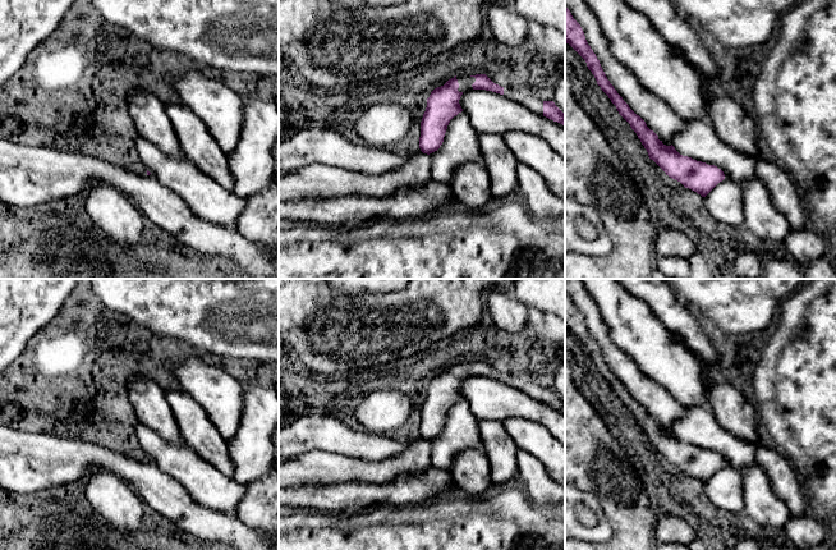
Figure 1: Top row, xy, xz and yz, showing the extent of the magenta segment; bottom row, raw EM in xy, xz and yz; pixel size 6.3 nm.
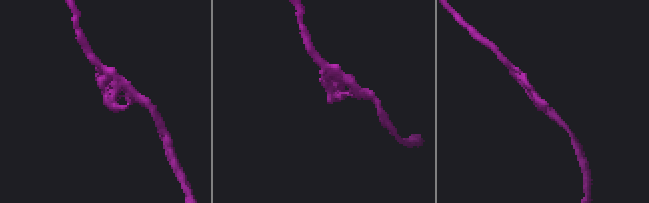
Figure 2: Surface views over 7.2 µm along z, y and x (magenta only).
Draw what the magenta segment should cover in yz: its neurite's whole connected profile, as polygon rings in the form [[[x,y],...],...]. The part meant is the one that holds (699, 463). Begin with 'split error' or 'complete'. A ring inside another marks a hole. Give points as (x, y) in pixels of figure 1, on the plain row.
complete; [[[566,292],[565,330],[569,330],[585,347],[588,356],[597,367],[597,371],[616,393],[619,400],[637,420],[642,431],[647,436],[649,445],[653,446],[666,459],[666,462],[680,468],[685,475],[697,478],[702,483],[706,483],[725,466],[724,458],[717,453],[683,443],[672,431],[663,431],[662,427],[658,426],[658,422],[647,413],[646,408],[629,394],[607,366],[600,347],[585,326],[580,311],[573,304]]]

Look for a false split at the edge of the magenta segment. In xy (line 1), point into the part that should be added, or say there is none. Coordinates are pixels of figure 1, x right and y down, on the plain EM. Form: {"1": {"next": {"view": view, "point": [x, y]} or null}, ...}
{"1": {"next": null}}

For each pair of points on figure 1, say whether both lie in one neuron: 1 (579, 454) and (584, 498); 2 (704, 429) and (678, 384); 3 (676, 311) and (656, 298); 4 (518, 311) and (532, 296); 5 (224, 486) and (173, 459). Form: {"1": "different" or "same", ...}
{"1": "different", "2": "different", "3": "same", "4": "different", "5": "same"}

